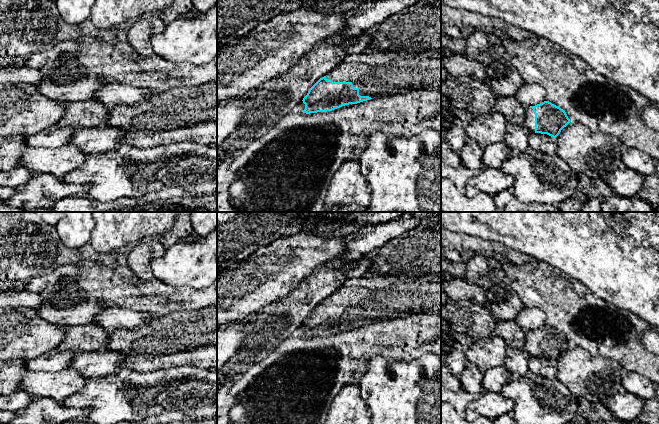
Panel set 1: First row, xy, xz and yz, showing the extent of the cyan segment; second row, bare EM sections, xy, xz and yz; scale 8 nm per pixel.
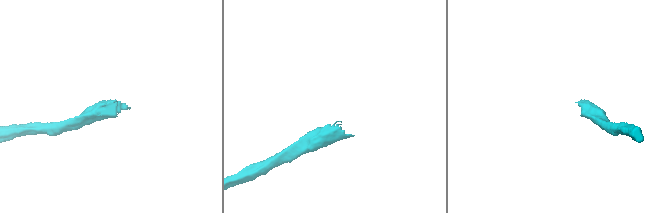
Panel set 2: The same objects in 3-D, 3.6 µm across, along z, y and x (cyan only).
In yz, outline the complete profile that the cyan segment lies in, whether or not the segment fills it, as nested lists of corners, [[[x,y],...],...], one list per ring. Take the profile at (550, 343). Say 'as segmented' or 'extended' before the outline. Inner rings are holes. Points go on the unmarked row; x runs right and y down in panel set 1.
extended | [[[544,325],[526,333],[524,350],[532,357],[547,358],[556,362],[570,346],[563,333]]]

